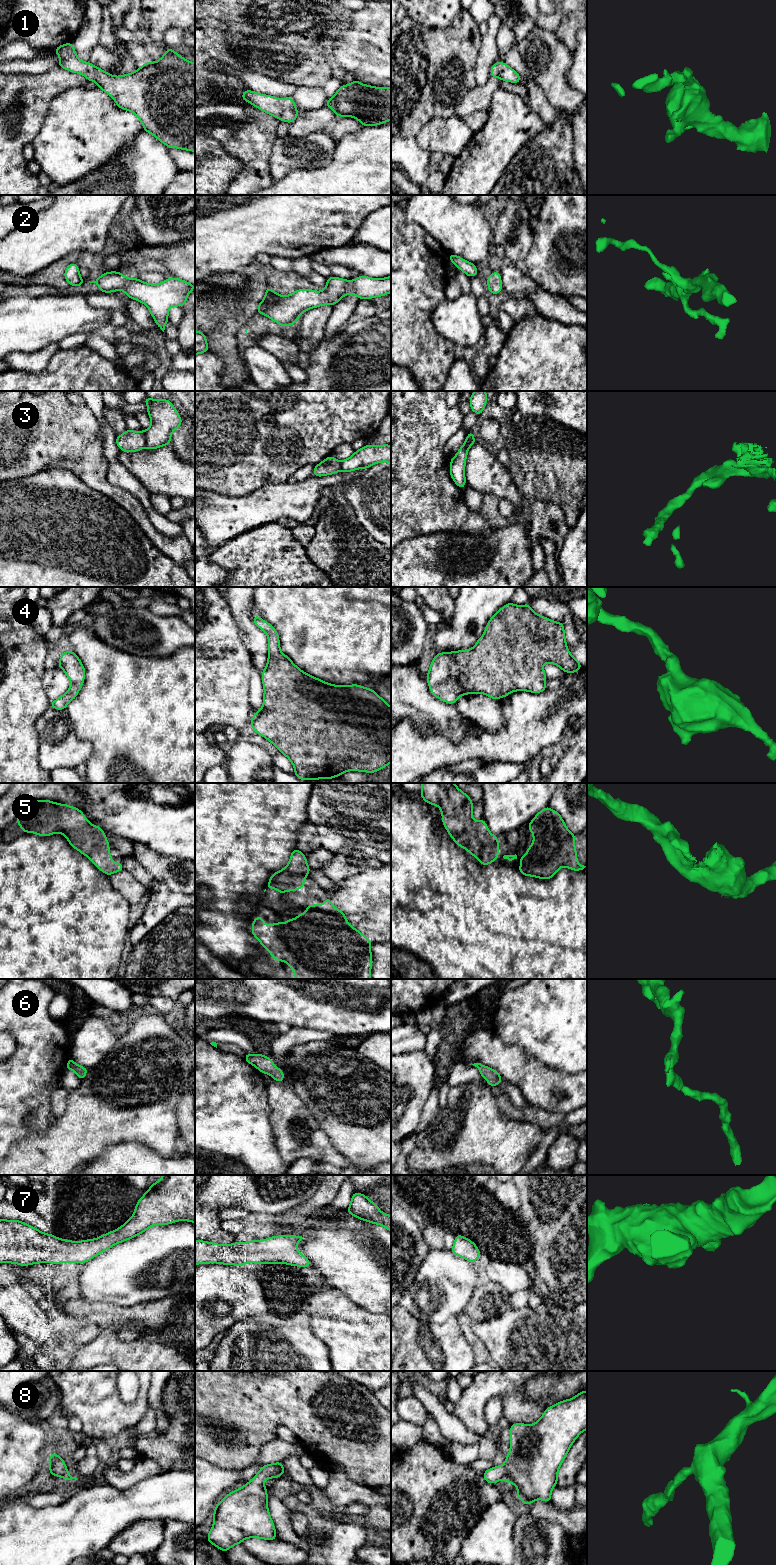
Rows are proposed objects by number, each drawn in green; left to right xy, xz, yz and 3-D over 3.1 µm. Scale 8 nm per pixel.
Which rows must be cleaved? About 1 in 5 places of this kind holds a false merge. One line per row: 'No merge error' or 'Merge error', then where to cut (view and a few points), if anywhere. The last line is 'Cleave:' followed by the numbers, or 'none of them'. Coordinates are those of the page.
1: No merge error. No split
2: No merge error. No split
3: Merge error. Split along xy (143, 431), (145, 446)
4: No merge error. No split
5: No merge error. No split
6: No merge error. No split
7: No merge error. No split
8: No merge error. No split
Cleave: 3

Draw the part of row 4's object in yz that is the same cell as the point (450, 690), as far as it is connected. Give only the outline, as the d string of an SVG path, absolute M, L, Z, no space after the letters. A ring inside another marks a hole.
M510 602L490 618L484 634L477 640L473 648L436 653L427 672L427 683L430 692L436 698L448 704L455 704L457 699L464 694L482 693L497 700L508 696L514 691L541 693L547 689L547 677L543 668L545 662L557 665L565 673L575 673L582 667L578 659L575 659L567 649L562 622L552 621L547 617L538 615L531 609L529 602L523 606Z

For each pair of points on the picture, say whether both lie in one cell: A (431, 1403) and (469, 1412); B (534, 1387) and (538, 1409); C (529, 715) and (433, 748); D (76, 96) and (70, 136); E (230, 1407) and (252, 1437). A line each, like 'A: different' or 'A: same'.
A: different
B: different
C: same
D: same
E: same

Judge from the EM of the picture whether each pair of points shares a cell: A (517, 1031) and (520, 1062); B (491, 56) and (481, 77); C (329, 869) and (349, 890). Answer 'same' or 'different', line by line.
A: different
B: same
C: different

